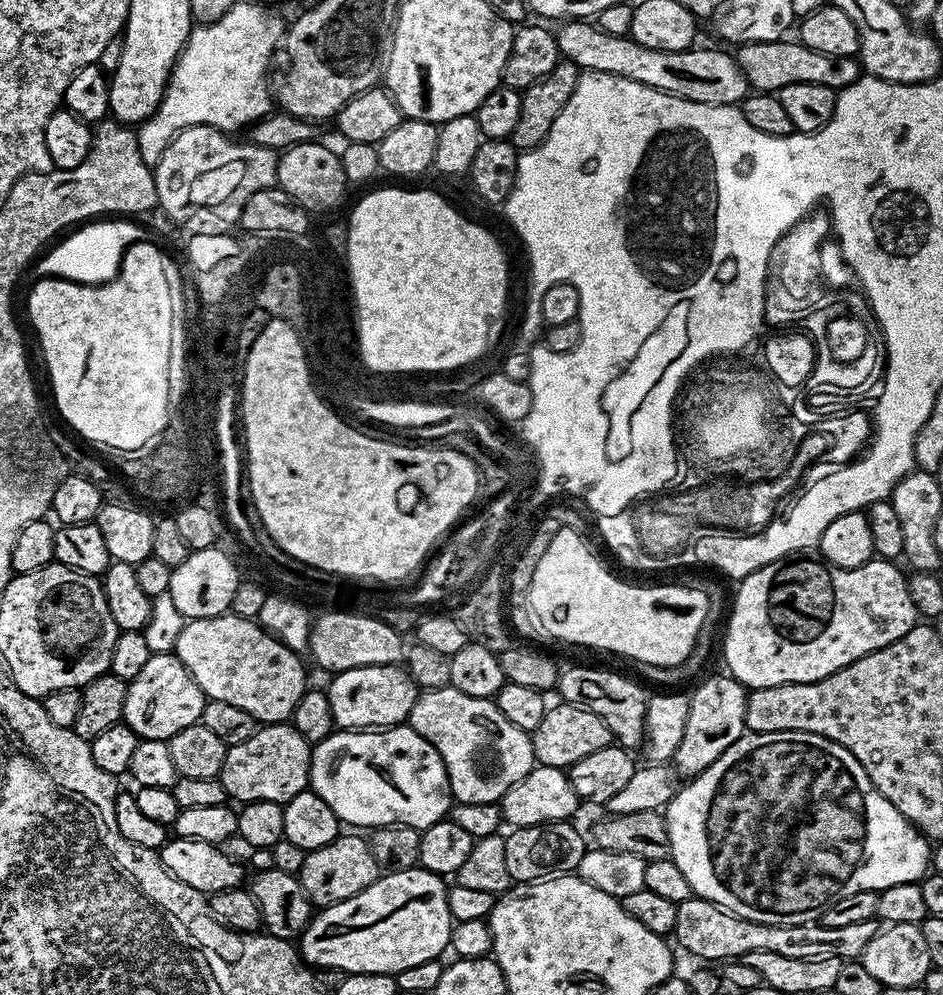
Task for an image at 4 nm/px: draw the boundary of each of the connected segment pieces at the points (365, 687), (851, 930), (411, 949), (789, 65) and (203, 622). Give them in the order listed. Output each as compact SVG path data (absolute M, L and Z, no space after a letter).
M395 664L364 665L335 673L332 685L326 688L330 710L340 730L383 730L407 721L414 706L418 689L403 667Z
M693 898L676 905L678 922L674 933L677 940L692 956L701 956L701 961L732 962L751 952L782 954L782 958L838 958L842 961L857 959L866 942L878 931L875 919L853 922L850 926L822 926L818 922L774 926L762 922L750 922L738 914L728 912L713 900Z
M407 868L401 872L381 875L366 890L337 904L321 907L313 915L308 927L298 937L298 951L305 964L313 969L340 968L345 974L354 972L387 972L395 974L421 962L443 957L452 942L454 921L448 901L449 885L445 877L421 868Z
M785 38L774 42L754 42L739 45L735 49L736 61L748 80L749 89L776 94L782 86L790 86L794 82L818 82L818 86L839 90L860 79L862 65L856 56L818 54L818 50L810 50L799 42L791 44L790 41Z
M225 614L188 620L185 625L176 636L174 654L208 700L230 702L264 724L279 724L291 717L309 687L297 653L264 631L256 620L241 616Z

